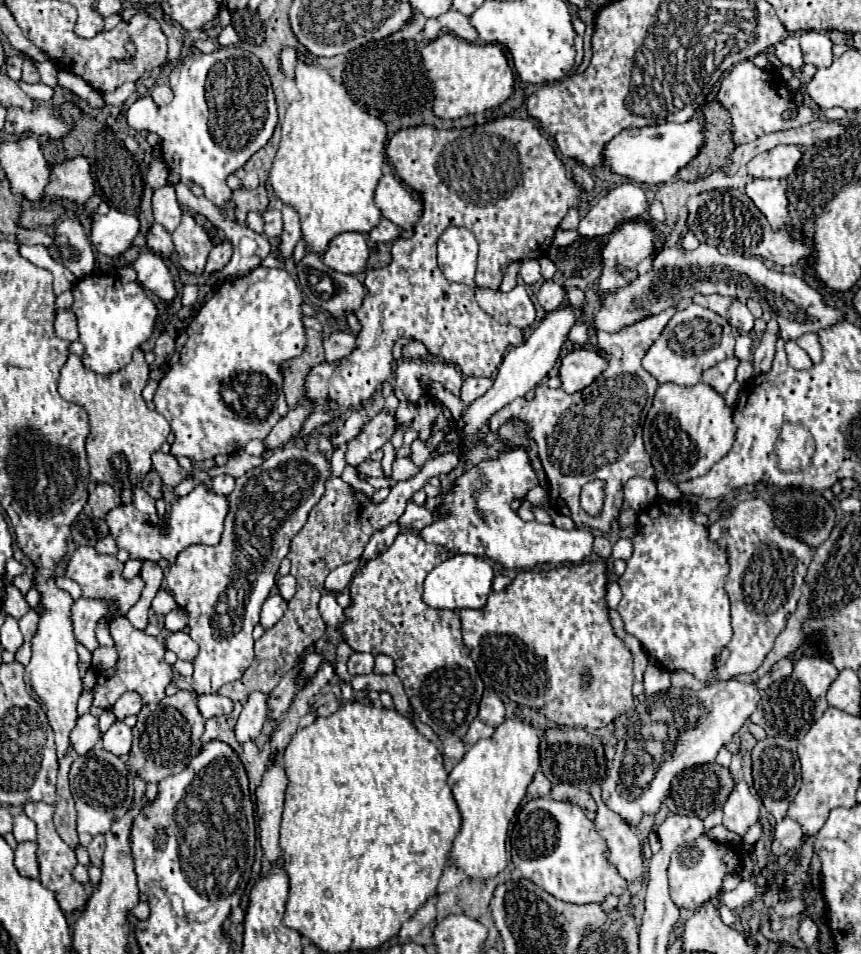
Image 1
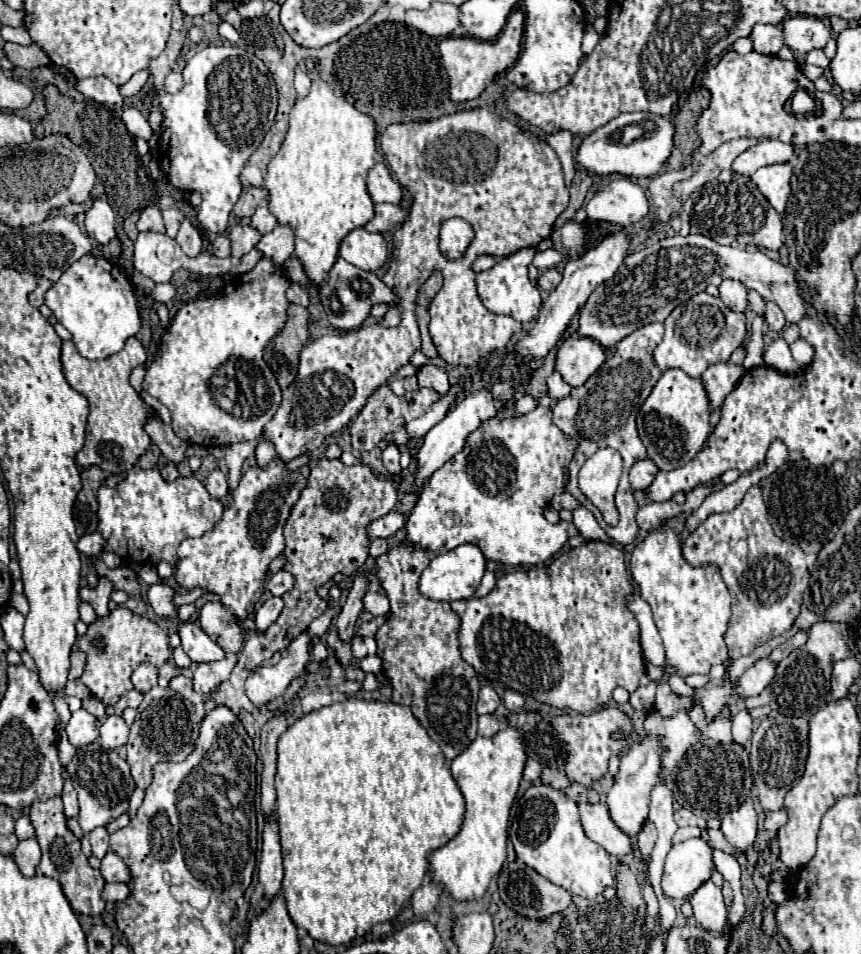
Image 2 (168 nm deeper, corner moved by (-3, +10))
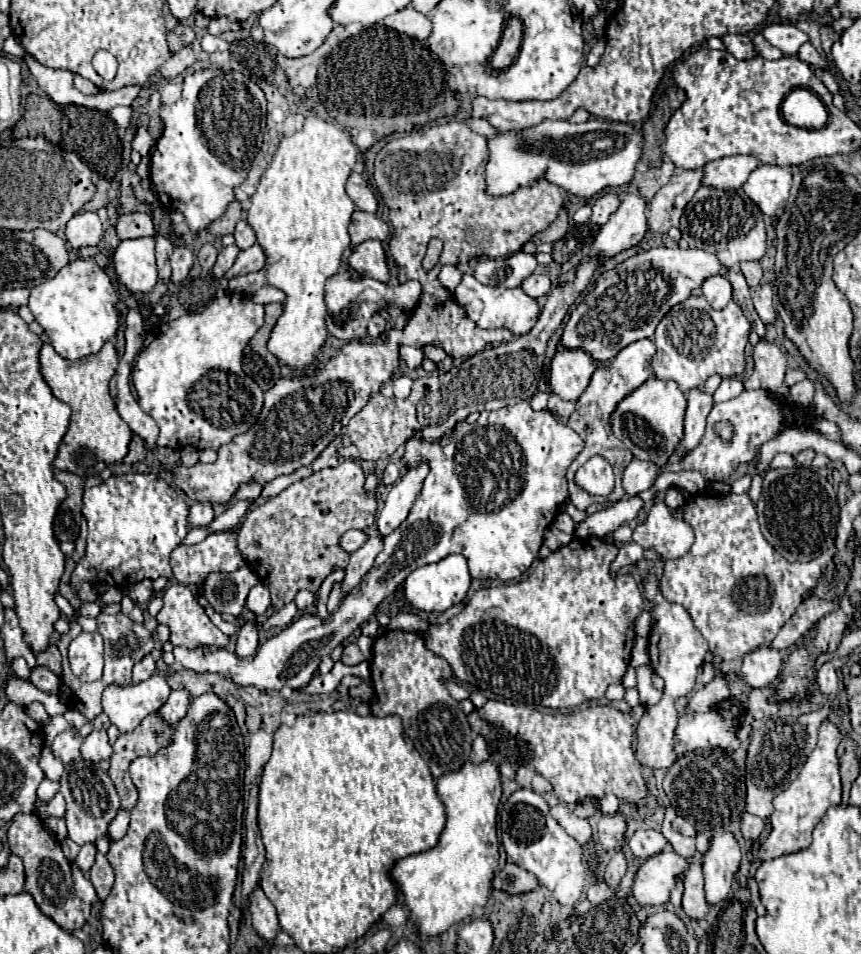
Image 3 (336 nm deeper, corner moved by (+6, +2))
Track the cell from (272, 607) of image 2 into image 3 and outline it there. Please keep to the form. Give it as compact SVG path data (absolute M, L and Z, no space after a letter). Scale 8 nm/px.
M248 619L240 631L238 631L238 643L236 643L236 655L238 657L252 657L258 649L258 627L256 619Z

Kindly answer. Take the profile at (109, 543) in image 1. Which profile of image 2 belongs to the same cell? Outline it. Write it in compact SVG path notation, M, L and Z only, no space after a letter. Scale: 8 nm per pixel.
M91 533L91 535L83 535L77 541L77 549L83 555L101 555L103 551L103 537L99 533Z

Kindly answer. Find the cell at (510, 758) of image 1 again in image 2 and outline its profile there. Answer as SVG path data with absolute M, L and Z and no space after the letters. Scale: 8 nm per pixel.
M505 727L495 737L477 737L451 763L451 775L465 797L465 819L461 831L449 843L435 849L427 861L431 881L441 883L455 901L481 899L505 863L509 809L523 777L525 759L517 729Z

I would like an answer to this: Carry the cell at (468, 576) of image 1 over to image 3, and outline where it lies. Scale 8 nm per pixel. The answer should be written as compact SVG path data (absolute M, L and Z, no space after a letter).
M452 553L444 559L440 559L438 563L432 563L432 565L424 565L424 567L418 567L414 569L406 581L404 581L404 595L408 599L408 603L416 609L416 611L424 611L424 613L442 613L444 609L448 609L450 605L456 605L460 601L464 601L468 589L470 589L470 583L472 583L472 577L470 577L470 571L468 571L468 563L466 563L466 557L464 555L458 555L458 553Z

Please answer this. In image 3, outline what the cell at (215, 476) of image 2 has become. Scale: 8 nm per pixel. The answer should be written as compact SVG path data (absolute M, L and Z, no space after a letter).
M194 503L190 507L190 525L192 527L202 527L202 525L208 525L212 523L214 519L214 509L212 509L212 503Z

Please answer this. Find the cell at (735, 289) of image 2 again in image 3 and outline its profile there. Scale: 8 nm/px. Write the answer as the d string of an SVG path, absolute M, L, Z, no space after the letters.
M722 275L706 279L702 283L702 291L704 291L704 297L708 299L710 307L714 307L714 309L722 309L732 301L730 281L726 277L722 277Z

